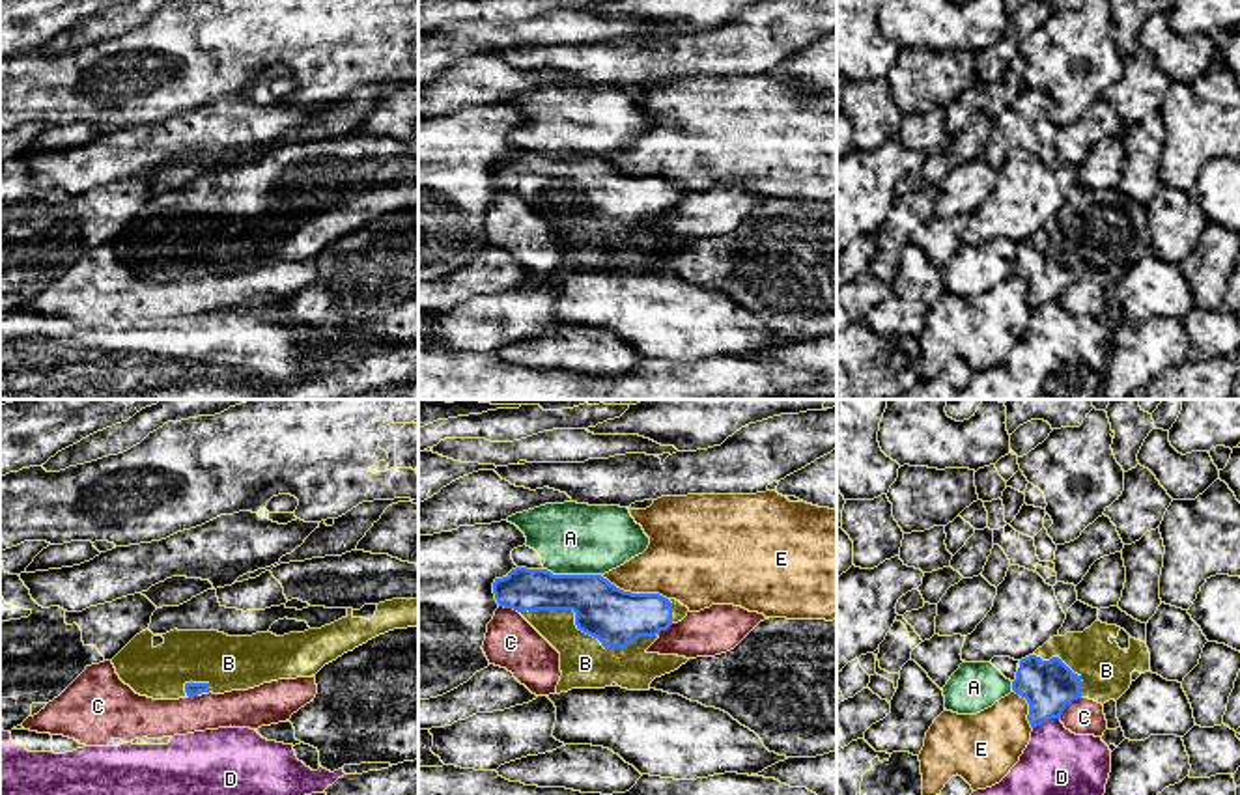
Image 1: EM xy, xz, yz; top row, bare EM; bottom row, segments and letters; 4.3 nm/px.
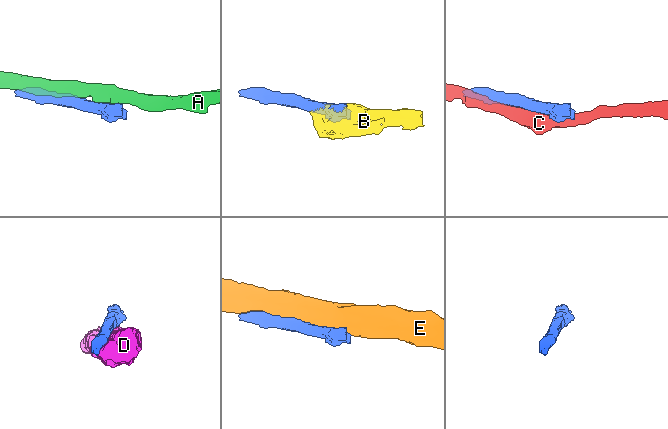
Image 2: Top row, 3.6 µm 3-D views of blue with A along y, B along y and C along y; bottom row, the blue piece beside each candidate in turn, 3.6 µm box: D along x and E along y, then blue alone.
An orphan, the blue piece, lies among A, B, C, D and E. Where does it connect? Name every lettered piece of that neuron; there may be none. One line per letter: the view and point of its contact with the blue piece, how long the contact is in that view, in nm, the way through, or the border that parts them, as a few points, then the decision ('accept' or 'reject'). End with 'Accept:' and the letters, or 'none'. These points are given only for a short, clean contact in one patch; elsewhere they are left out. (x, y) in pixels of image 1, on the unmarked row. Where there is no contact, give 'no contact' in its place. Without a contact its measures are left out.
A: contact xz (572, 157); length 260 nm; reject
B: contact xz (581, 211); length 600 nm; accept
C: contact yz (1069, 286); length 130 nm; reject
D: contact yz (1046, 301); length 130 nm; reject
E: contact xz (634, 176); length 320 nm; reject
Accept: B

